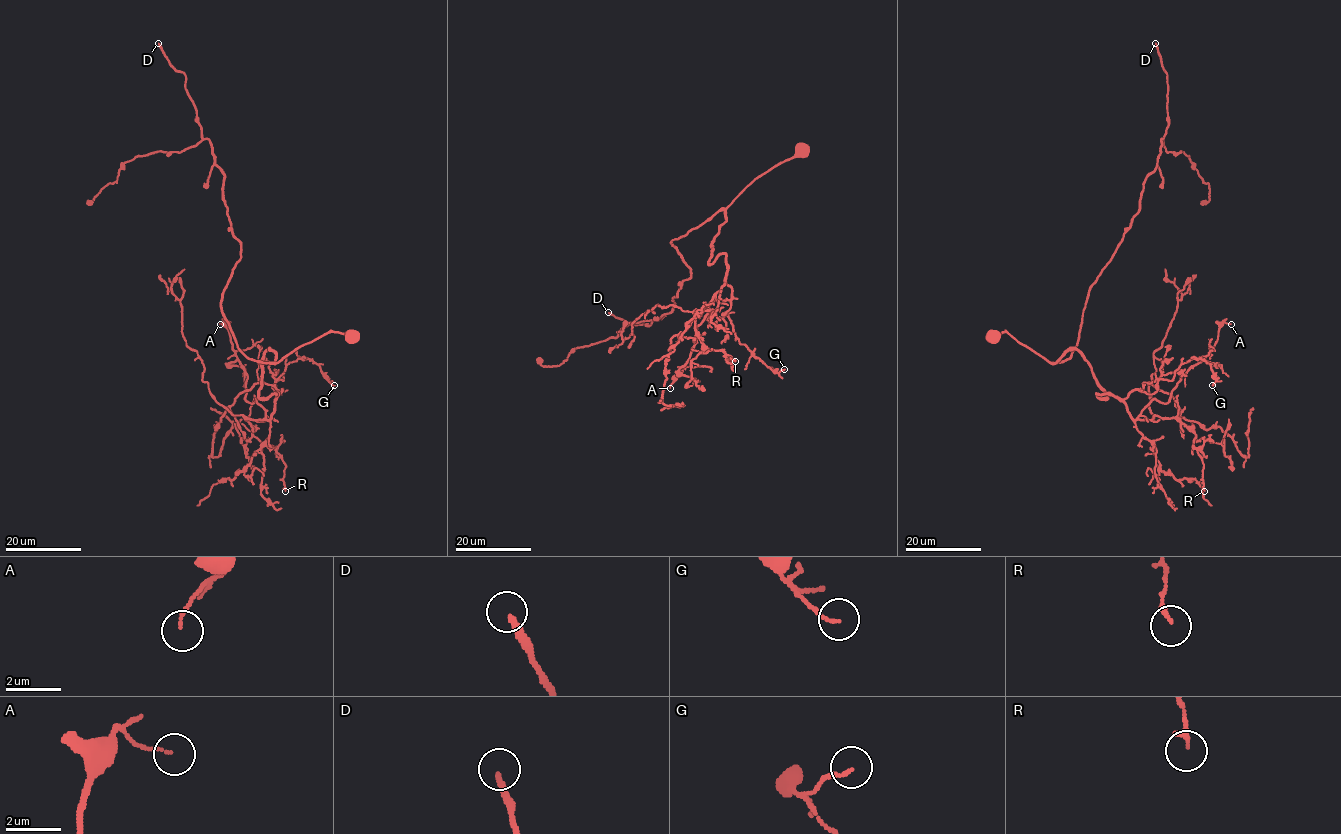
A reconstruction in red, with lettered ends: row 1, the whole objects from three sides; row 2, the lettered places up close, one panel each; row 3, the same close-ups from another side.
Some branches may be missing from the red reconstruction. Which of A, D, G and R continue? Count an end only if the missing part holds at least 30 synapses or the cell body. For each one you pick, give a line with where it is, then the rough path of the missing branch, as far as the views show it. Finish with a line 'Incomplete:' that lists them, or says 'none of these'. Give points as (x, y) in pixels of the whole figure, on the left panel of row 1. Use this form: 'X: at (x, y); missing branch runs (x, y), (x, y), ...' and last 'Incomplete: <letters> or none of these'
D: at (158, 43)
Incomplete: D

